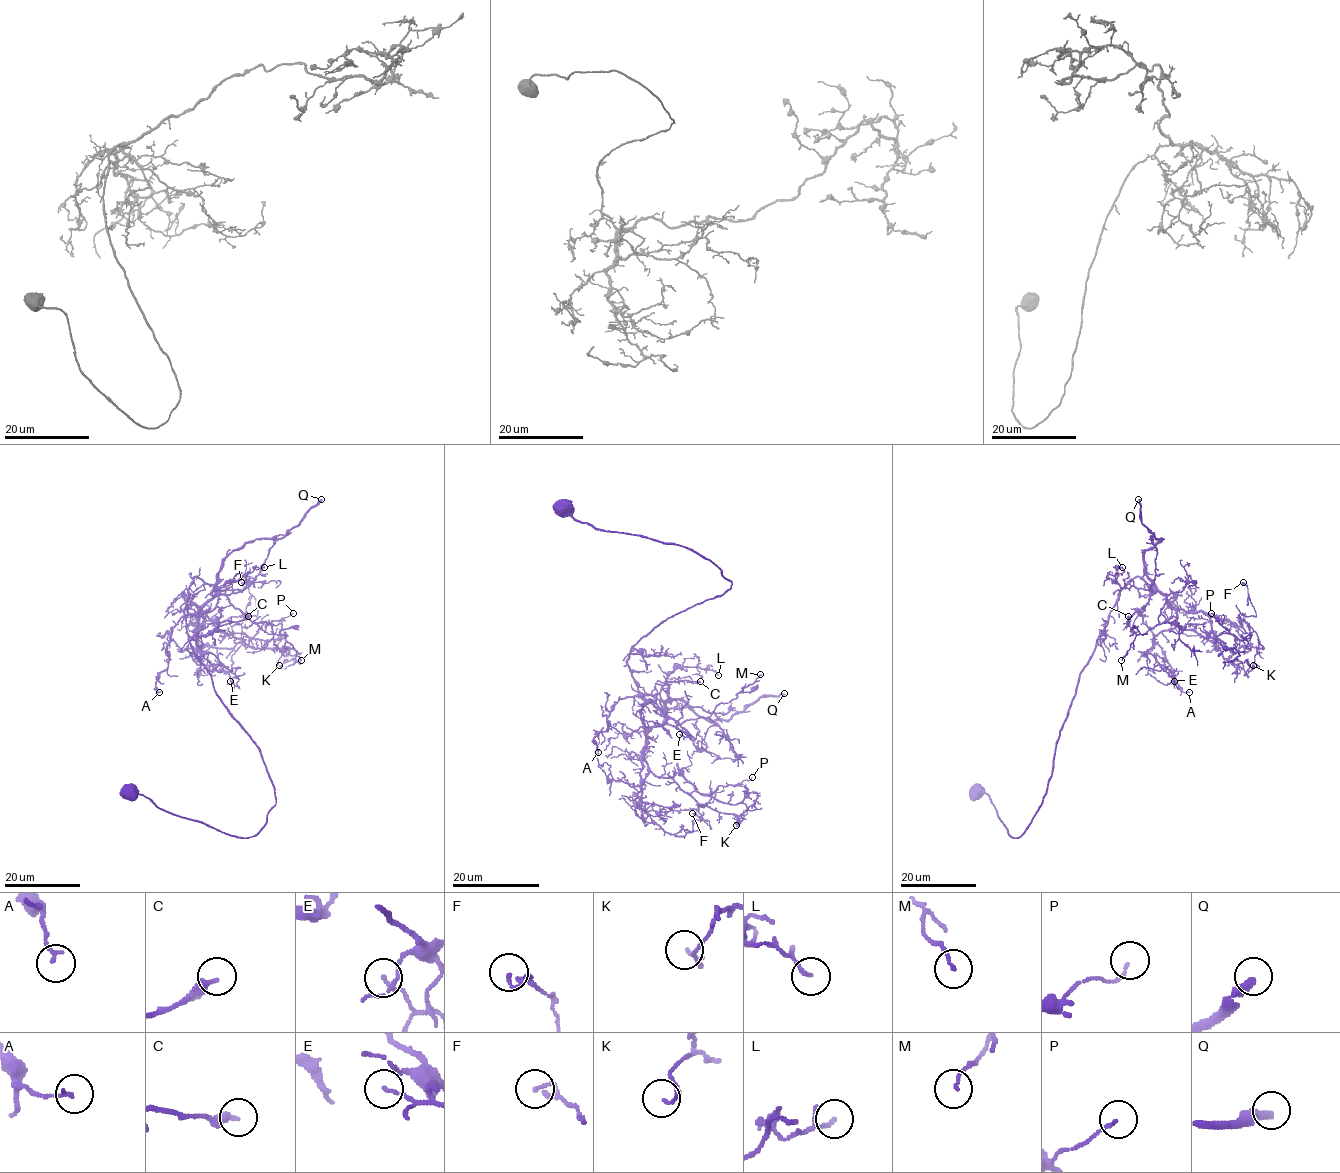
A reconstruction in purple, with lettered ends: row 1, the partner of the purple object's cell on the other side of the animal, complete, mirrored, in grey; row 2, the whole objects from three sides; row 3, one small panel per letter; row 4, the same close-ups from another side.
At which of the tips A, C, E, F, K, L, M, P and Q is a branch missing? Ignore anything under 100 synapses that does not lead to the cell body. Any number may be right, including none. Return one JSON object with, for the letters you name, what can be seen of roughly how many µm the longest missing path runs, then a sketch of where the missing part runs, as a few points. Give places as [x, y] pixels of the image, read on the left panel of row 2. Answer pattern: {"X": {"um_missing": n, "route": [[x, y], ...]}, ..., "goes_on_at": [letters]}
{"Q": {"um_missing": 100, "route": [[321, 499], [376, 474], [409, 473], [436, 496], [434, 511]]}, "goes_on_at": ["Q"]}

